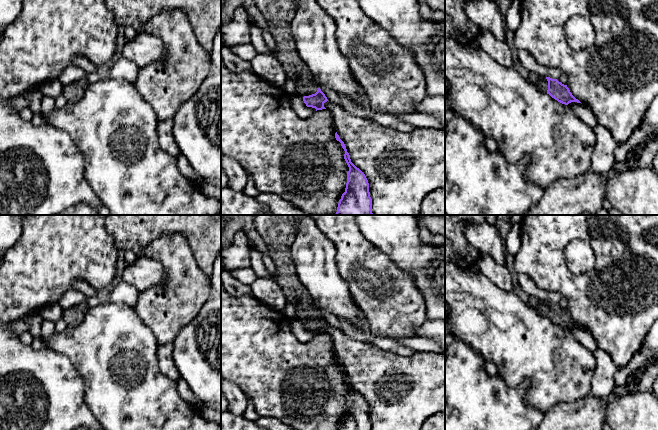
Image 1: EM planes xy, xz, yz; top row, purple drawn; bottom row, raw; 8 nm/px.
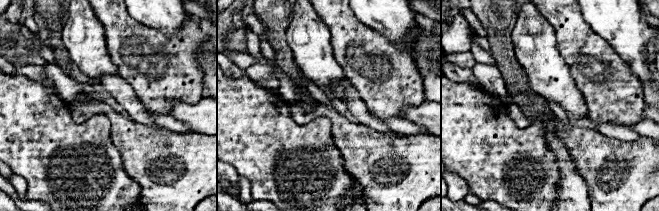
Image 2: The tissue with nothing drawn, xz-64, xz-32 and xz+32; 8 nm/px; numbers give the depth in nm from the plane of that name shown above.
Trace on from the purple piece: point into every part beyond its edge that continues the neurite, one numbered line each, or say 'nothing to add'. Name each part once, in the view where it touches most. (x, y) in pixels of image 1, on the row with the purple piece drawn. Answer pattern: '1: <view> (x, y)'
1: xz (279, 14)

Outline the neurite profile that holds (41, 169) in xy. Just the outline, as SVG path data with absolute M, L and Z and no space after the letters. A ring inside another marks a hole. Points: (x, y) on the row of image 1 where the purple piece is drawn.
M0 103L0 215L59 215L80 203L86 203L96 211L102 206L101 201L85 179L84 156L71 137L65 131L55 128L46 122L39 126L34 126L30 121L23 120L19 116L18 111L11 106Z

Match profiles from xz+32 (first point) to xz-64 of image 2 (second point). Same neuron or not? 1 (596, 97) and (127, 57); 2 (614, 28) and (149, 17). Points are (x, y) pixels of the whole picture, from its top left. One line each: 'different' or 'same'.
1: same
2: same

